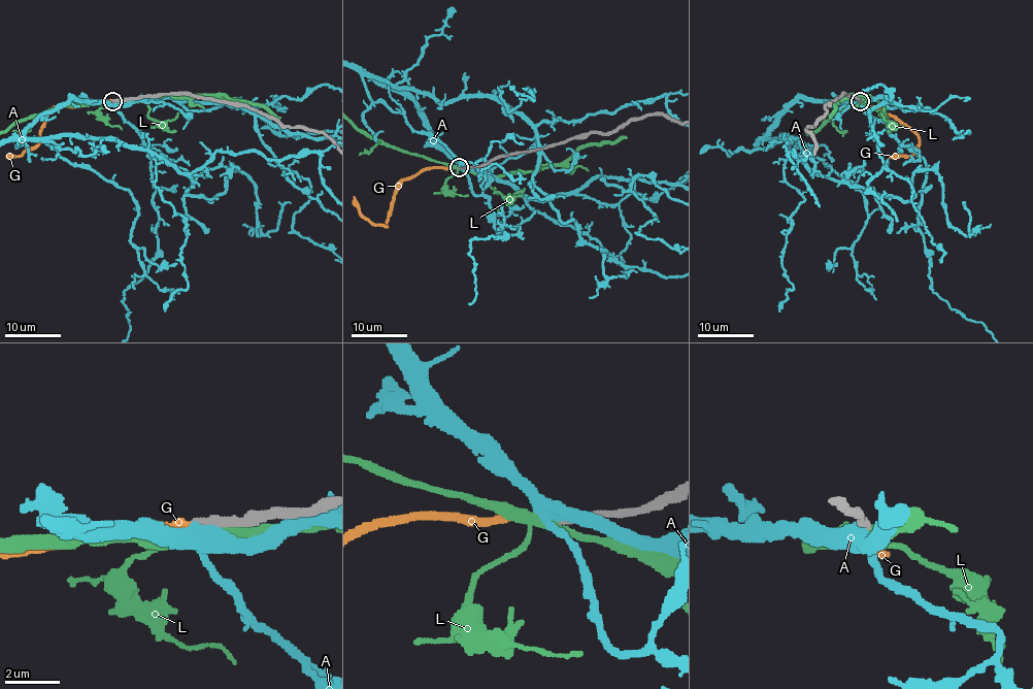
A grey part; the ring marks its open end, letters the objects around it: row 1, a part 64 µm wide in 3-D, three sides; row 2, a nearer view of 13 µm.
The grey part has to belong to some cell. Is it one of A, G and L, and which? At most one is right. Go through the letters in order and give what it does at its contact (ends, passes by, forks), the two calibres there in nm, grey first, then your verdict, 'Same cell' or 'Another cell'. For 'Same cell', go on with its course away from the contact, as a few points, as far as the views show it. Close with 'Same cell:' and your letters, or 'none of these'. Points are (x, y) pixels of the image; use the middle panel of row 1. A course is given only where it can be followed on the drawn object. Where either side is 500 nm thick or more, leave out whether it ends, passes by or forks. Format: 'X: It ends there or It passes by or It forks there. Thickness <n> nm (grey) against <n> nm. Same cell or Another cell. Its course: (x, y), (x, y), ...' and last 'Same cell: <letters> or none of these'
A: It forks there. Thickness 400 nm (grey) against 440 nm. Another cell
G: It ends there. Thickness 280 nm (grey) against 380 nm. Same cell
L: It forks there. Thickness 340 nm (grey) against 320 nm. Another cell
Same cell: G

